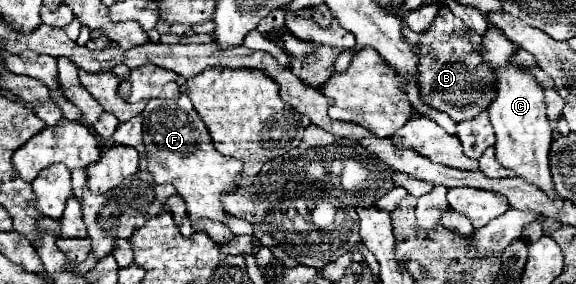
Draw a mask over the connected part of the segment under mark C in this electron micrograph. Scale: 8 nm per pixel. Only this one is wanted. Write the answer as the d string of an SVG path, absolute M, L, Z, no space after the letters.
M488 26L488 34L482 34L480 56L496 76L496 98L488 106L488 116L496 132L494 148L498 162L516 172L526 182L532 182L542 188L550 198L556 198L548 162L552 144L552 124L546 116L544 88L524 66L512 62L512 58L516 56L516 44L508 40L500 28Z

